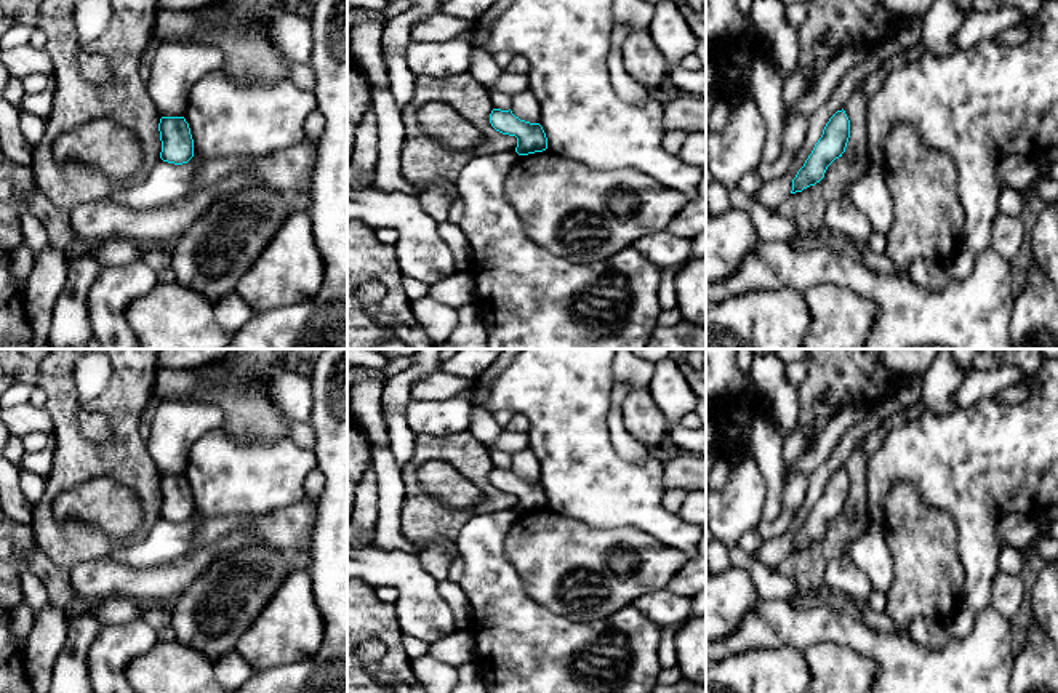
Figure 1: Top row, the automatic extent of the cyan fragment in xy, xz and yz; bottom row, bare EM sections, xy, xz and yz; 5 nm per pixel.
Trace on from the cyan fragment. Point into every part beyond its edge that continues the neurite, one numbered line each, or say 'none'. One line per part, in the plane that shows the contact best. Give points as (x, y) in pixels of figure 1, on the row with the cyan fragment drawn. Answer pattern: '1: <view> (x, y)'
none

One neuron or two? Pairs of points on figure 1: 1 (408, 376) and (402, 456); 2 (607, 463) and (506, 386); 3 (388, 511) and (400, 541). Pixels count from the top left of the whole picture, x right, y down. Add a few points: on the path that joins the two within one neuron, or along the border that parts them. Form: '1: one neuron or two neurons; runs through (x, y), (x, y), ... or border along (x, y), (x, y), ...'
1: one neuron; runs through (396, 396), (396, 424), (400, 437)
2: one neuron; runs through (581, 440), (532, 391)
3: one neuron; runs through (389, 519), (389, 530), (392, 533)

